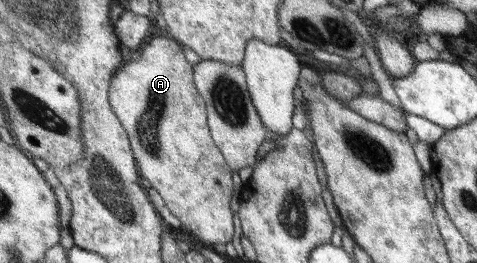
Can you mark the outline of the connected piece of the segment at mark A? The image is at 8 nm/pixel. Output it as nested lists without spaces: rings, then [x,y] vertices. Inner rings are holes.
[[[153,31],[138,50],[140,55],[134,62],[126,62],[113,76],[109,89],[109,103],[120,125],[126,130],[131,144],[133,158],[141,170],[141,177],[149,181],[152,188],[161,196],[169,212],[192,236],[199,238],[202,245],[210,247],[219,242],[225,244],[231,240],[231,172],[224,161],[220,149],[212,141],[208,129],[207,108],[191,80],[191,66],[183,60],[181,46],[176,39],[165,33]]]

